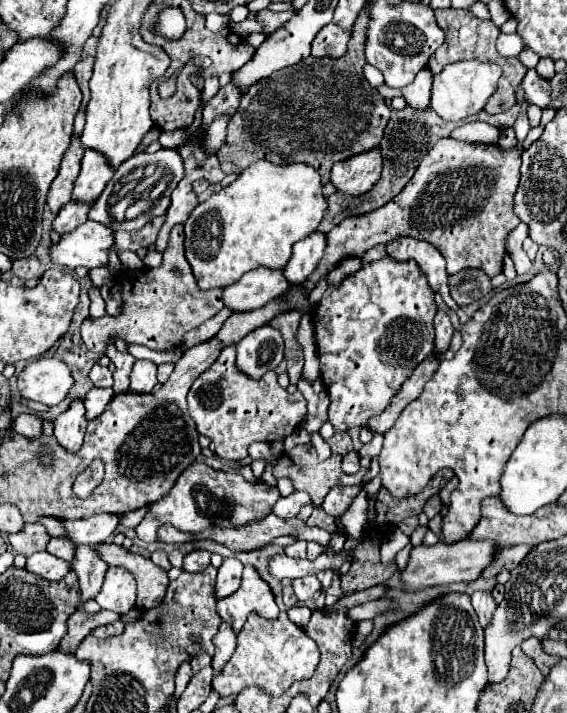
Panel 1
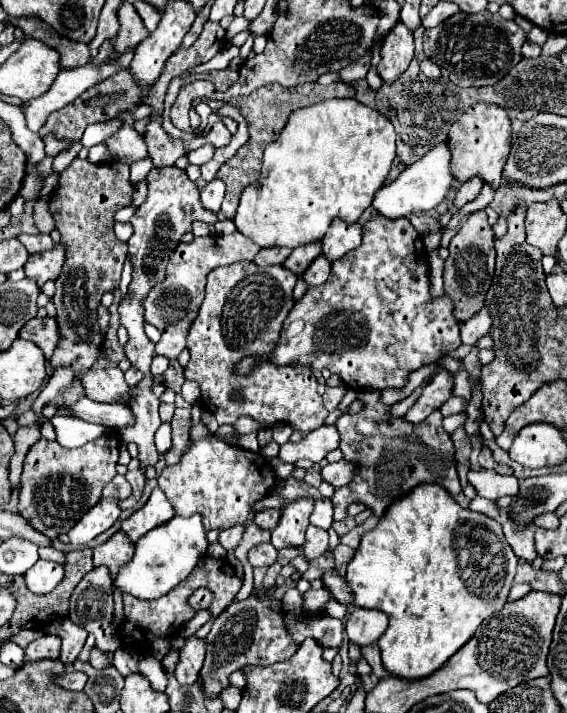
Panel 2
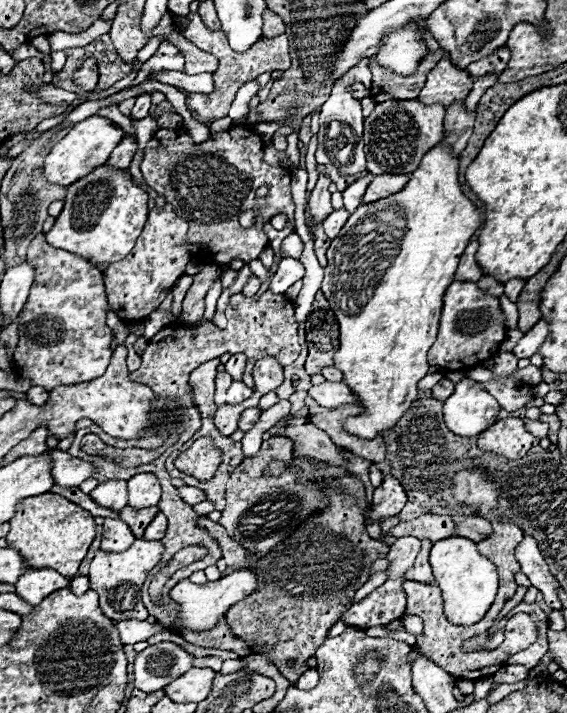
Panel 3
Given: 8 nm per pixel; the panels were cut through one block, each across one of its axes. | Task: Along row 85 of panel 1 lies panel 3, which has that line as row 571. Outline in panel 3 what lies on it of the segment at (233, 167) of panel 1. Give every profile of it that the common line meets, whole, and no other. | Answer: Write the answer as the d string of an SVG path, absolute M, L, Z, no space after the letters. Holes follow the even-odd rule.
M324 466L330 476L342 480L340 484L346 486L346 494L326 486L330 506L314 516L306 526L300 526L282 546L276 546L252 568L260 582L260 590L236 602L226 612L230 630L246 642L264 642L268 646L264 654L268 654L282 676L292 684L296 684L296 680L308 670L304 664L326 640L328 628L350 608L356 590L362 588L370 576L372 562L384 558L388 550L388 544L370 538L366 532L362 514L366 498L362 482L352 474L346 474L342 468Z

